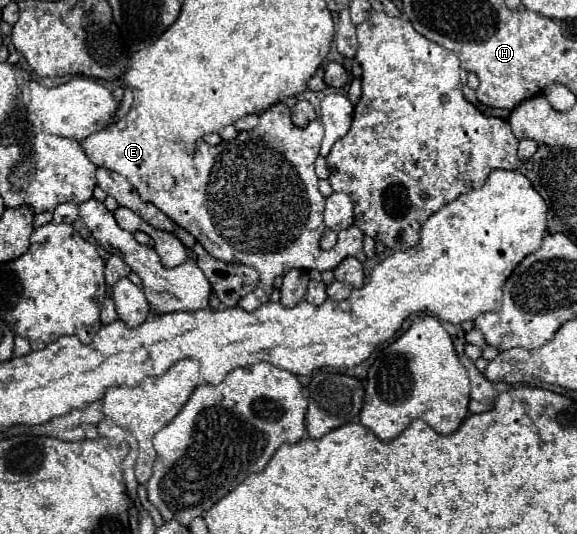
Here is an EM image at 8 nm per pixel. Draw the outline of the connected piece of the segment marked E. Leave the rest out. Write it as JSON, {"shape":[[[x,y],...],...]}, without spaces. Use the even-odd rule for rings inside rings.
{"shape":[[[284,101],[270,105],[264,113],[260,113],[260,123],[254,129],[238,133],[232,141],[220,141],[218,145],[208,145],[198,141],[194,149],[188,149],[180,139],[164,139],[156,137],[152,129],[152,117],[144,113],[144,107],[134,105],[120,121],[112,123],[104,131],[98,131],[82,141],[84,151],[96,167],[106,167],[130,179],[142,199],[152,201],[160,207],[168,217],[176,221],[182,229],[190,231],[198,243],[216,259],[224,259],[228,263],[246,263],[252,265],[260,273],[260,285],[254,293],[248,293],[238,301],[238,307],[246,311],[254,311],[266,301],[270,301],[272,285],[280,273],[286,273],[292,267],[300,269],[334,269],[344,257],[356,257],[360,261],[366,259],[362,249],[362,231],[356,225],[350,225],[348,231],[340,233],[340,239],[334,249],[322,251],[320,237],[324,231],[322,209],[324,197],[318,189],[318,175],[314,171],[314,161],[320,155],[320,143],[324,137],[324,127],[316,119],[308,127],[298,129],[290,123],[290,109]],[[168,171],[172,177],[170,187],[160,185],[160,173]]]}

